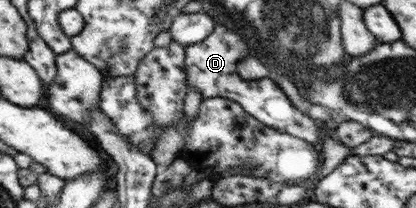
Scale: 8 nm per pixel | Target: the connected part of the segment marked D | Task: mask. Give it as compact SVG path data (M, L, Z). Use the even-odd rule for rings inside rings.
M217 24L209 37L204 41L187 46L184 49L185 85L199 90L203 99L222 97L235 101L249 116L257 119L261 124L287 133L293 137L317 143L320 125L313 123L310 117L304 115L294 107L287 95L281 91L276 81L269 77L259 80L245 80L238 75L237 64L250 53L247 43L239 34L229 30L223 24Z

